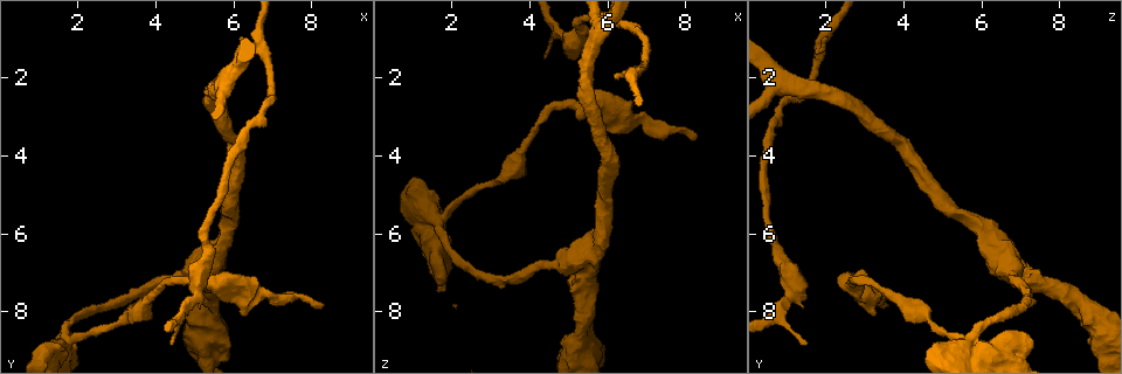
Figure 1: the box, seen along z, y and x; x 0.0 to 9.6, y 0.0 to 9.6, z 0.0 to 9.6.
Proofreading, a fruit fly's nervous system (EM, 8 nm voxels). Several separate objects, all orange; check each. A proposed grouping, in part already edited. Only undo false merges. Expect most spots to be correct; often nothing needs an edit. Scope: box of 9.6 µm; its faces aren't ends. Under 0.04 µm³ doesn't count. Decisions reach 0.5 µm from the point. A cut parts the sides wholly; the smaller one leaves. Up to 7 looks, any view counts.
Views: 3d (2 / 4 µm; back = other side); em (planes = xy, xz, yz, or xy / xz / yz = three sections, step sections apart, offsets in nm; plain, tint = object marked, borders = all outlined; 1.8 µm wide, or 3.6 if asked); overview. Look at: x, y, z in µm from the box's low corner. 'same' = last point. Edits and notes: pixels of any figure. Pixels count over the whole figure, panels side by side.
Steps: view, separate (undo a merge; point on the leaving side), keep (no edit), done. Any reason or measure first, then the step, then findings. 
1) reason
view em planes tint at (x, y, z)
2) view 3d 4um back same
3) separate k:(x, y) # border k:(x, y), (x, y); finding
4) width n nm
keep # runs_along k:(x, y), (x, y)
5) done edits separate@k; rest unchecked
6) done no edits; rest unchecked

calibre changes
view em 3.6um yz step 4 borders at (5.20, 8.20, 8.90)

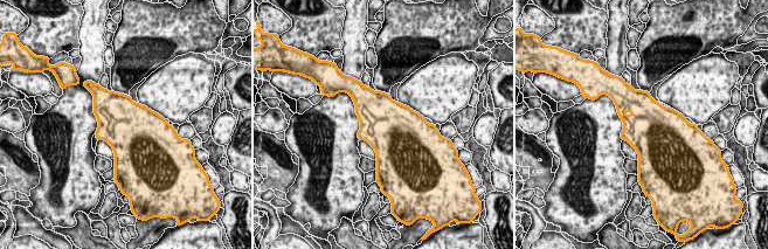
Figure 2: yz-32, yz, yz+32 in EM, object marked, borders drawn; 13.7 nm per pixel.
width 750 nm
keep # continuous, no second cell

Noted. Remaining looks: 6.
calibre changes
view em 3.6um yz step 8 tint at (5.25, 6.95, 6.85)

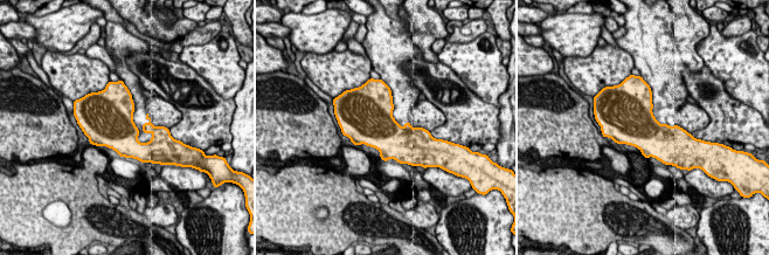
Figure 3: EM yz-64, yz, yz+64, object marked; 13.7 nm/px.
keep # all the same cell

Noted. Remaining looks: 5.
abrupt turn
view em planes tint at (1.60, 8.75, 5.75)

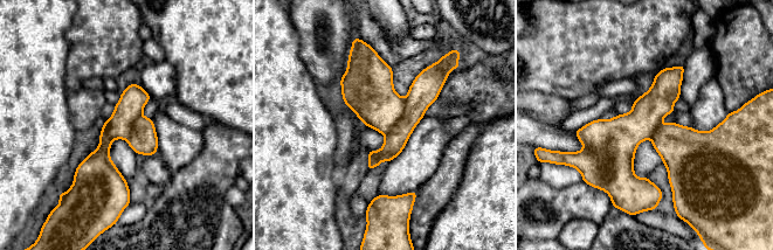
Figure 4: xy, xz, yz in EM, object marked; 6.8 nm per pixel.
separate 4:(425, 90) # border 4:(405, 99), (402, 116), (385, 136); two cells meet here

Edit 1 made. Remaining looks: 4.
done edits separate@4; rest unchecked

